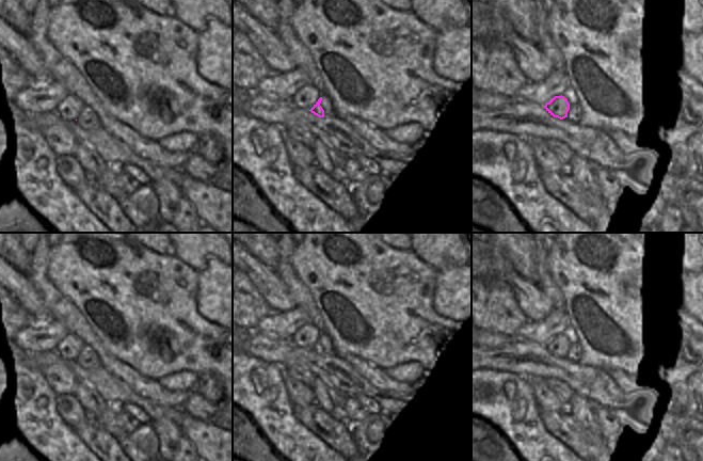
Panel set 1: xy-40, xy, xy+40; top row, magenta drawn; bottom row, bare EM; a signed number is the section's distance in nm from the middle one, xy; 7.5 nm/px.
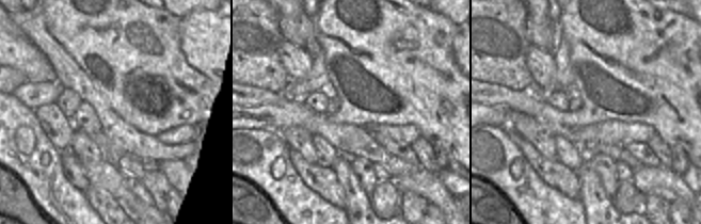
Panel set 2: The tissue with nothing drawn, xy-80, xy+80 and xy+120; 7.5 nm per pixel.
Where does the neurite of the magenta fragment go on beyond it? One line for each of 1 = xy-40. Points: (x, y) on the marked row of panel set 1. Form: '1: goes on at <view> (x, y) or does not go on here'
1: does not go on here

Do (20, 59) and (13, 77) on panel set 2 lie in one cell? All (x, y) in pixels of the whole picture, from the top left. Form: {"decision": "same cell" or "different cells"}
{"decision": "different cells"}

